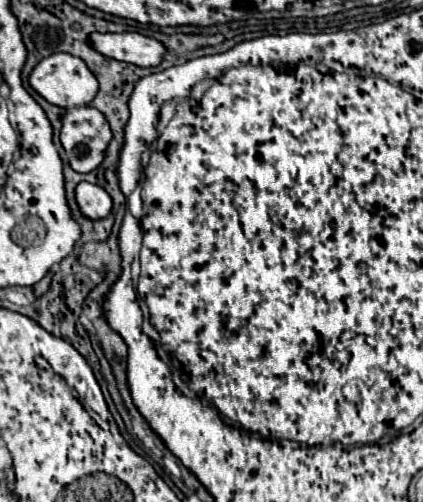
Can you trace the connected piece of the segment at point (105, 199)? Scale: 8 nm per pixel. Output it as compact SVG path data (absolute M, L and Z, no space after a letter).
M80 183L76 187L76 201L80 205L80 211L92 221L104 219L112 211L112 197L100 185Z

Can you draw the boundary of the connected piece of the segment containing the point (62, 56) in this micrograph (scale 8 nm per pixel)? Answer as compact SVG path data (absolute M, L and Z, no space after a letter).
M52 53L50 57L42 59L30 73L28 81L48 103L64 109L88 105L98 93L98 81L94 73L88 69L88 65L84 65L84 61L80 61L80 57L72 57L70 53Z

